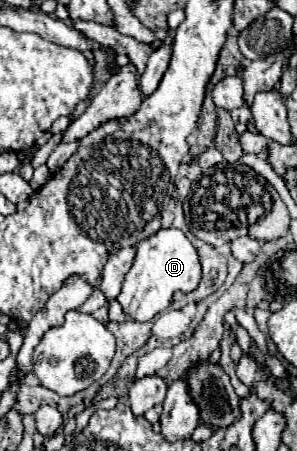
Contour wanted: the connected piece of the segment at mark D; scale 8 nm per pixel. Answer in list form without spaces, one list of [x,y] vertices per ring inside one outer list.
[[[161,228],[155,236],[149,236],[137,244],[137,256],[131,270],[125,274],[121,294],[117,302],[123,306],[123,312],[137,322],[149,322],[155,314],[163,312],[175,292],[193,292],[201,280],[201,264],[195,248],[185,238],[181,230]]]

